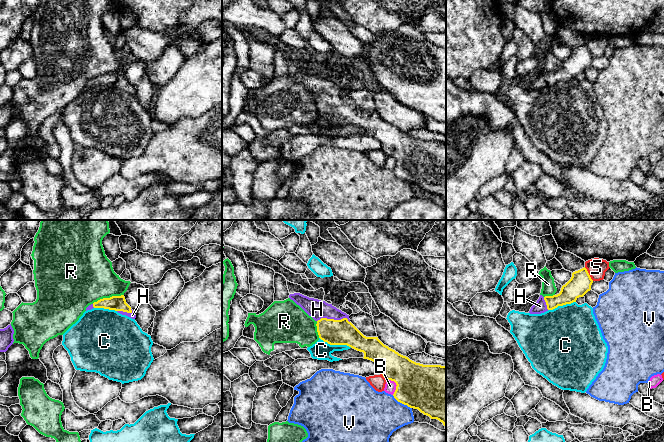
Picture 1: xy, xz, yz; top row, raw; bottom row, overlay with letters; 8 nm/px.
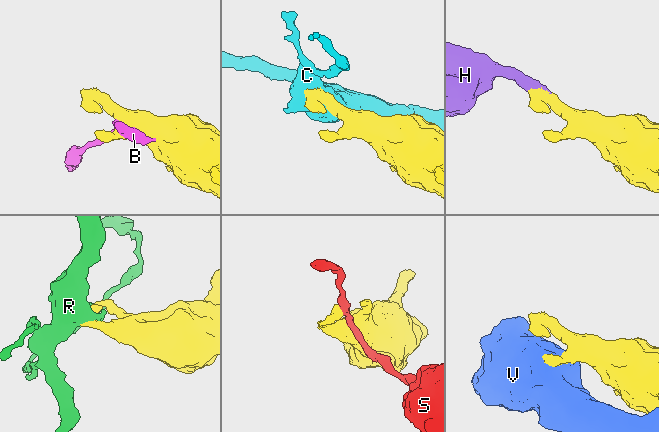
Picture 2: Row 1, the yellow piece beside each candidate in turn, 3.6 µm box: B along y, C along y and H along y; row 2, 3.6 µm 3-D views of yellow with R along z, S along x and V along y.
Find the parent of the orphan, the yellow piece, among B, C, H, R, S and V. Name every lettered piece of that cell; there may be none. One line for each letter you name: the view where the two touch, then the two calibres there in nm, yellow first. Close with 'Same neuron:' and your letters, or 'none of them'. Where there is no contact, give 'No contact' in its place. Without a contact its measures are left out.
H: Touches yellow in xz. Thickness 200 nm (yellow) against 160 nm
Same neuron: H

